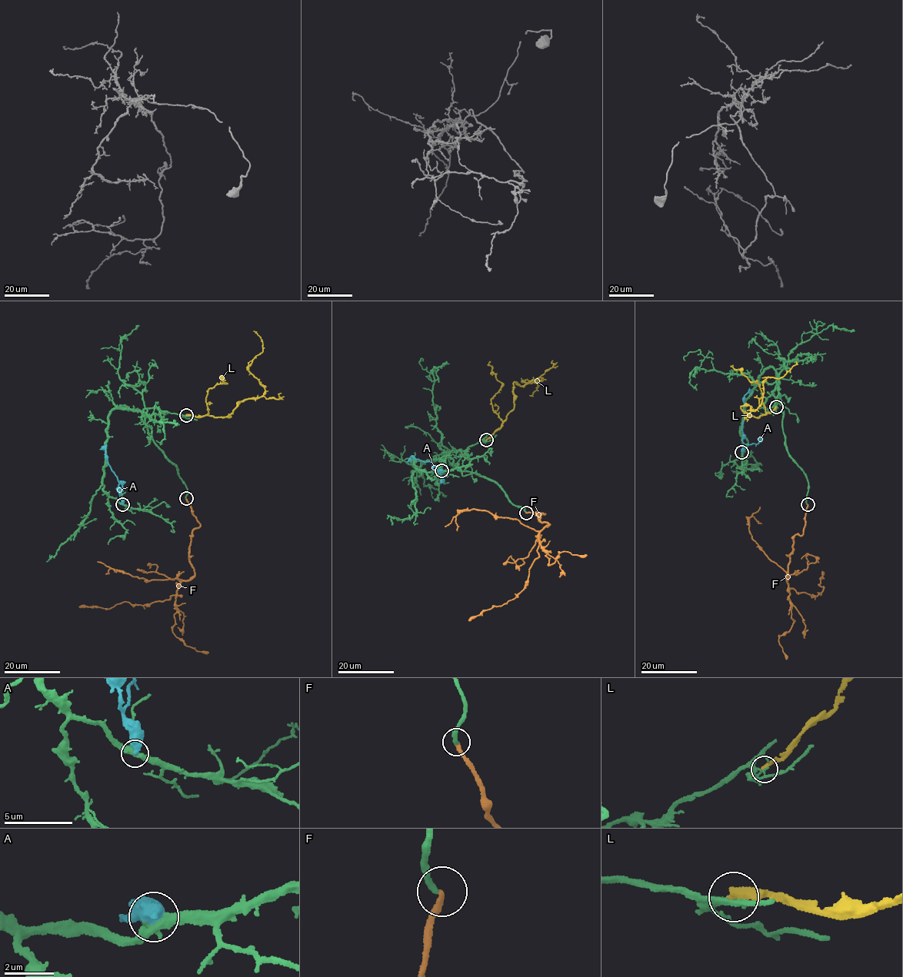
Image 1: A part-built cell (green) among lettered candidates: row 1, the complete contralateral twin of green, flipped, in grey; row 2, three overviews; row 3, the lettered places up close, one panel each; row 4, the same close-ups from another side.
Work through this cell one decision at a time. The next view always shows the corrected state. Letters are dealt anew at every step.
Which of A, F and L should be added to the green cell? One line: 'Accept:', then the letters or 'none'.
Accept: F

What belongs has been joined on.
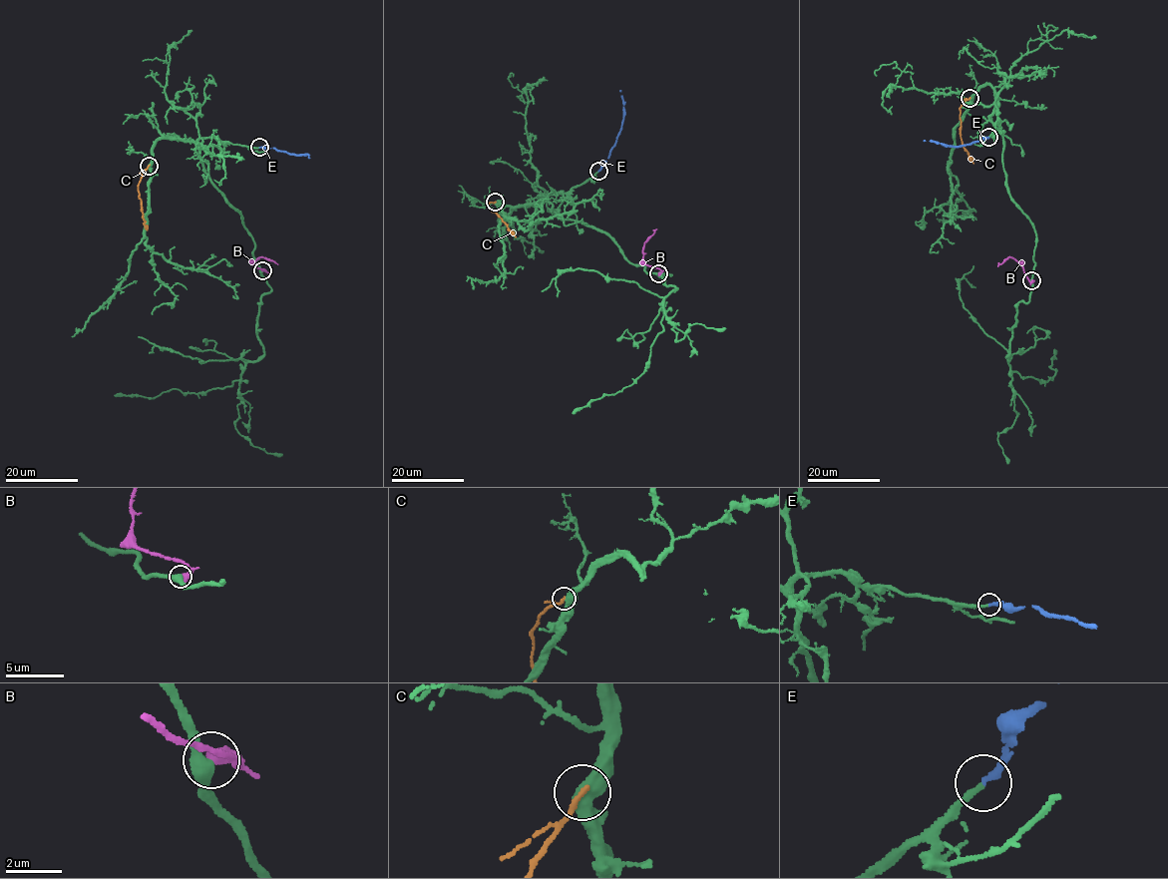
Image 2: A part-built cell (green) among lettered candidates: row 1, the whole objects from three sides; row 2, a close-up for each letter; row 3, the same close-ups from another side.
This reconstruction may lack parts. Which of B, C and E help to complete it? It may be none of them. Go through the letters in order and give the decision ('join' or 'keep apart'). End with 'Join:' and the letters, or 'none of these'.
B: keep apart
C: keep apart
E: join
Join: E

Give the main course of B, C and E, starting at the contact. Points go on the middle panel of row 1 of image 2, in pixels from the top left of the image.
B: (658, 273), (660, 271), (658, 268), (644, 263), (642, 249), (656, 229)
C: (495, 202), (487, 206), (516, 236)
E: (598, 171), (608, 158), (621, 126), (623, 114), (619, 90)

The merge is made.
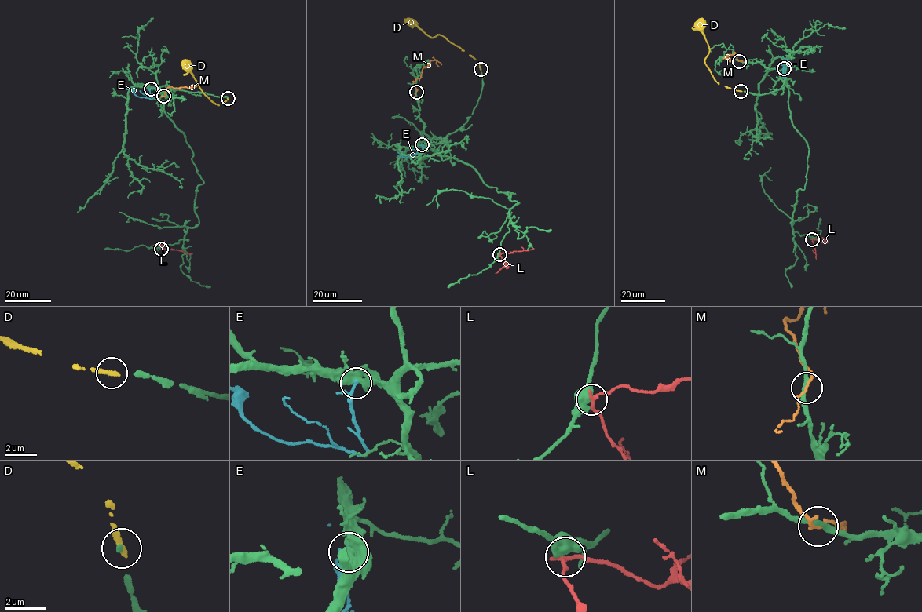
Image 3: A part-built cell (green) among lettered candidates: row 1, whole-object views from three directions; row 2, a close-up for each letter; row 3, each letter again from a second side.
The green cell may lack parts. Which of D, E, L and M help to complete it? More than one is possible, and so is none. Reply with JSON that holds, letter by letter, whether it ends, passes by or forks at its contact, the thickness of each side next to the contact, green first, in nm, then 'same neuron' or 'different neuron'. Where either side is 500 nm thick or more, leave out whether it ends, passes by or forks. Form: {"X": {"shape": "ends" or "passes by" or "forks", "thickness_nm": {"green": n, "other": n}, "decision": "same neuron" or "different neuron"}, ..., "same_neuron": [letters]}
{"D": {"shape": "ends", "thickness_nm": {"green": 120, "other": 300}, "decision": "different neuron"}, "E": {"thickness_nm": {"green": 550, "other": 140}, "decision": "different neuron"}, "L": {"thickness_nm": {"green": 500, "other": 200}, "decision": "different neuron"}, "M": {"shape": "forks", "thickness_nm": {"green": 240, "other": 100}, "decision": "different neuron"}, "same_neuron": []}

